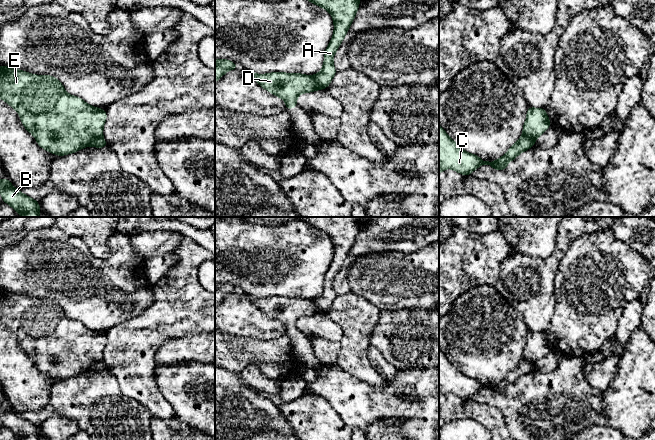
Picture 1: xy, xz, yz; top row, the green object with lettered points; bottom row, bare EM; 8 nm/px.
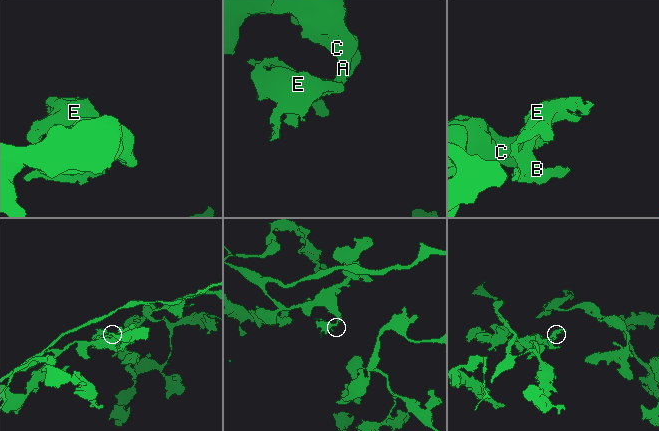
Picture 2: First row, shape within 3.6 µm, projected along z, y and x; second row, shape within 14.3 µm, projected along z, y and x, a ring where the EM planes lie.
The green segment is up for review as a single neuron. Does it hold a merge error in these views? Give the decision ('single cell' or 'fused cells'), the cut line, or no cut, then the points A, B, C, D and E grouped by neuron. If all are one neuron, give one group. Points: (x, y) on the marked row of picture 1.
fused cells; cut in xy along (101, 136), (94, 139), (90, 144); A C / B D E

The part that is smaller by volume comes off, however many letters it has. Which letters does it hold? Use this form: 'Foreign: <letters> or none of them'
Foreign: B, D, E

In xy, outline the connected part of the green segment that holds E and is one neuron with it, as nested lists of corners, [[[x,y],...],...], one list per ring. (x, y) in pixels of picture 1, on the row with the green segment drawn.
[[[0,66],[0,99],[18,112],[24,128],[35,137],[37,144],[57,156],[88,147],[103,135],[107,119],[105,109],[93,107],[80,97],[68,94],[60,80],[50,75],[34,75]]]

